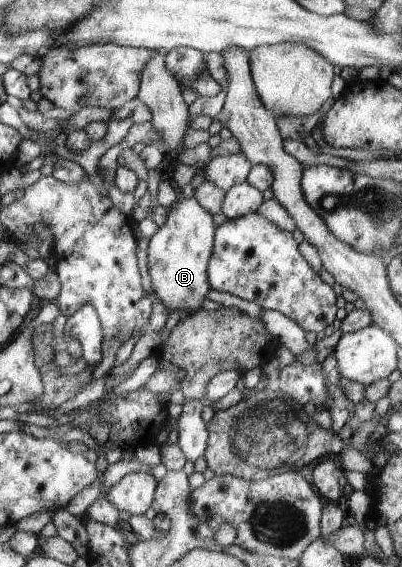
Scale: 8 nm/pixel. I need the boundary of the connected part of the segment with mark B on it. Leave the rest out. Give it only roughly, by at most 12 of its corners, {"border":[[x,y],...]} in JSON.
{"border":[[180,198],[149,239],[155,296],[186,316],[212,286],[217,228]]}

